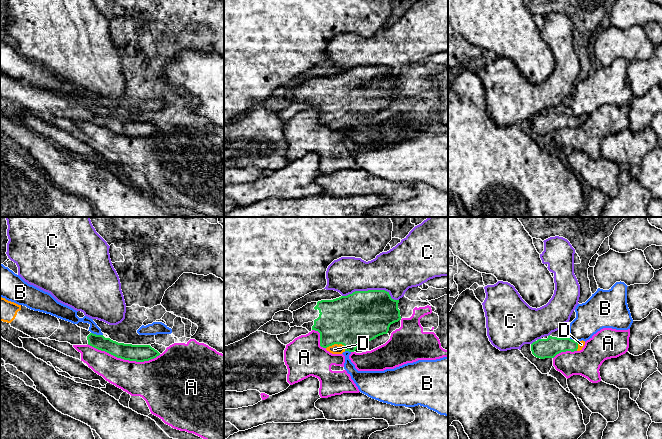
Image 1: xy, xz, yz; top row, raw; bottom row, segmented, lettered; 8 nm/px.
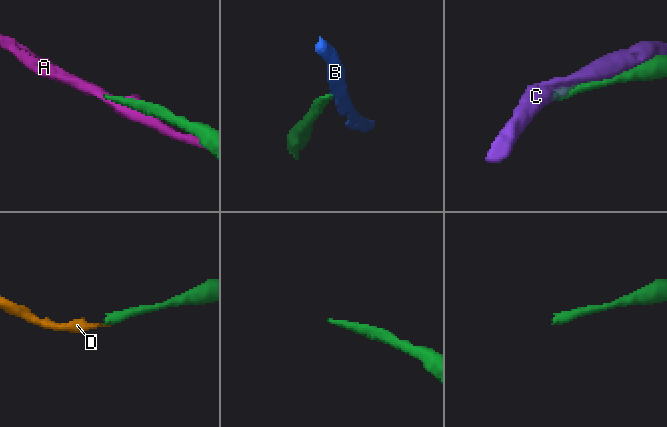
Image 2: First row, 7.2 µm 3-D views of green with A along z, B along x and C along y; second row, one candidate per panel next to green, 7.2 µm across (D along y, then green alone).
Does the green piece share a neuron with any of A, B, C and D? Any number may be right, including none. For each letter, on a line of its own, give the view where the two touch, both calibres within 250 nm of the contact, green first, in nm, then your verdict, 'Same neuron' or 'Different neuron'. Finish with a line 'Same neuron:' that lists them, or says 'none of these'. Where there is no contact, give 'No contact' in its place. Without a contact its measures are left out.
A: Touches green in xy. Thickness 140 nm (green) against 300 nm. Different neuron
B: Touches green in xy. Thickness 130 nm (green) against 90 nm. Different neuron
C: Touches green in xz. Thickness 400 nm (green) against 360 nm. Different neuron
D: Touches green in xz. Thickness 400 nm (green) against 80 nm. Same neuron
Same neuron: D

